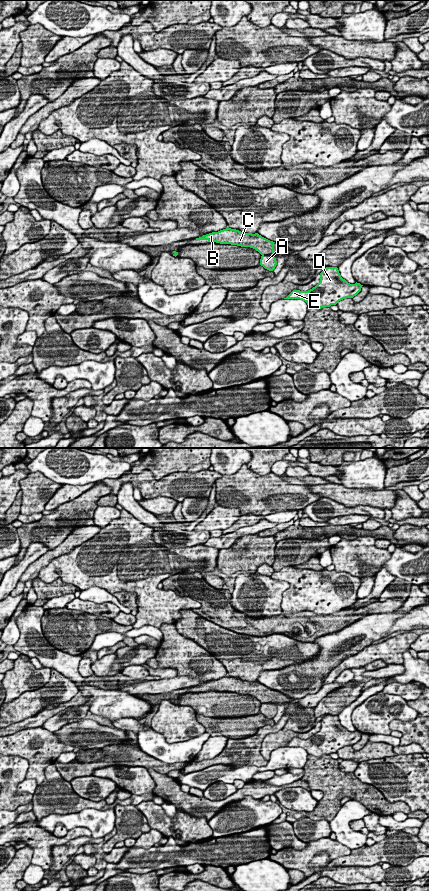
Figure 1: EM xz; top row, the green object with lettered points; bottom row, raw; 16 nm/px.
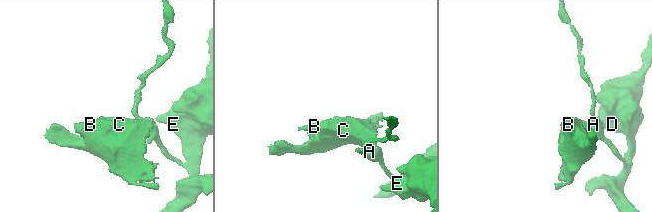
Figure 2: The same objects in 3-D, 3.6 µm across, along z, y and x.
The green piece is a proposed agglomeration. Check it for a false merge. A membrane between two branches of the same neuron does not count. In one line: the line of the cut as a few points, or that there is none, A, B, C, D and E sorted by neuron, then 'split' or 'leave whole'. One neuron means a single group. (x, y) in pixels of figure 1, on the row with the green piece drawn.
cut in xz along (272, 255), (262, 256); A D E / B C; split

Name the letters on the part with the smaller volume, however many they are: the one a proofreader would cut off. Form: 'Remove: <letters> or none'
Remove: B, C

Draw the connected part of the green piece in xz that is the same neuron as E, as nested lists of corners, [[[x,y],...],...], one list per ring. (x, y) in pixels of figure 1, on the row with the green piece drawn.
[[[326,267],[320,273],[320,282],[308,291],[293,290],[284,299],[301,299],[317,310],[336,305],[339,301],[356,296],[363,285],[350,284],[343,279],[337,267]]]

